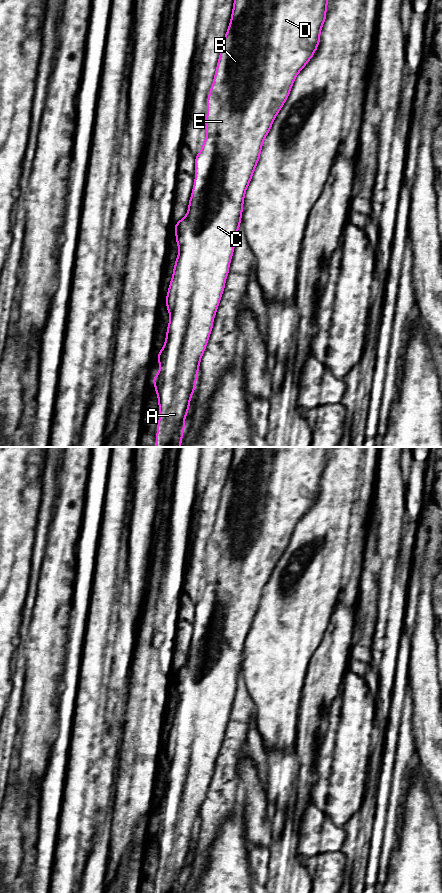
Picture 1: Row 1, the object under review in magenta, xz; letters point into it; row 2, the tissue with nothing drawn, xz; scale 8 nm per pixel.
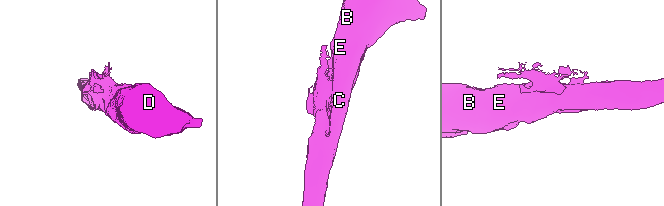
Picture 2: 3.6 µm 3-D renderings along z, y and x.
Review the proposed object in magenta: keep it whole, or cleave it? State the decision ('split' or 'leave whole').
leave whole

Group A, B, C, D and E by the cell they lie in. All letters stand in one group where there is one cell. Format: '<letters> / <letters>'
A B C D E

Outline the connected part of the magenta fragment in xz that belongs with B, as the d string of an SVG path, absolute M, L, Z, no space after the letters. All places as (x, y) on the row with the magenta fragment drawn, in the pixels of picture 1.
M234 0L229 28L208 99L204 144L195 157L195 183L188 212L174 226L179 248L166 297L170 314L166 341L156 359L160 370L152 379L159 402L157 447L180 447L184 420L195 391L201 357L213 327L213 320L224 291L225 280L237 242L246 189L258 163L263 140L287 100L297 74L314 55L326 20L328 0Z

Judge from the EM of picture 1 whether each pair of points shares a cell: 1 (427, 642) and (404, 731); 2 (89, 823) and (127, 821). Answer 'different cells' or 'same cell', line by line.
1: different cells
2: different cells

